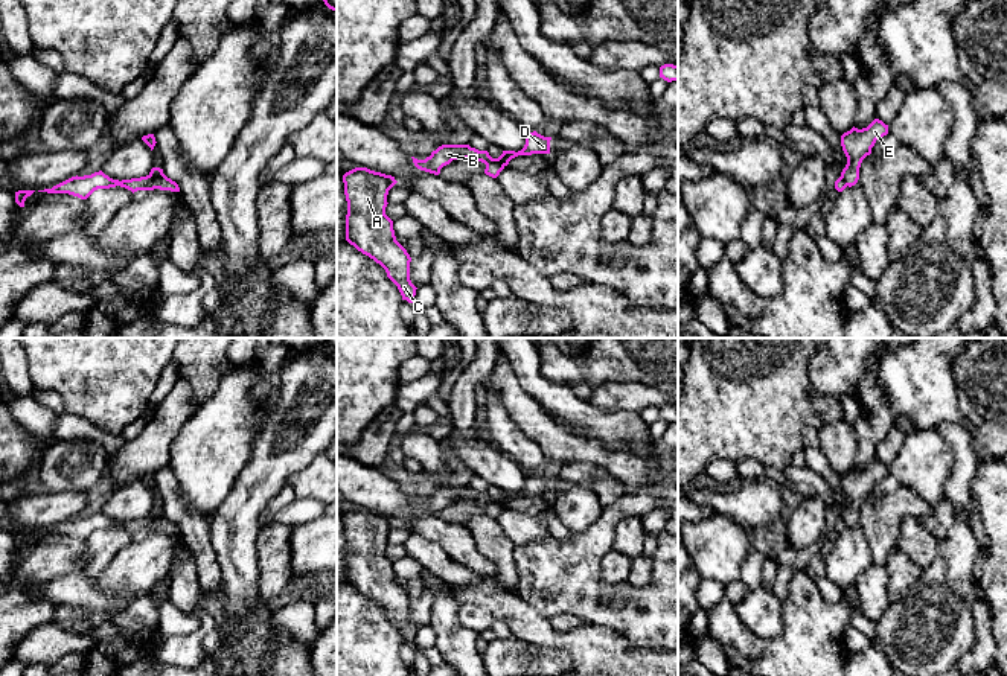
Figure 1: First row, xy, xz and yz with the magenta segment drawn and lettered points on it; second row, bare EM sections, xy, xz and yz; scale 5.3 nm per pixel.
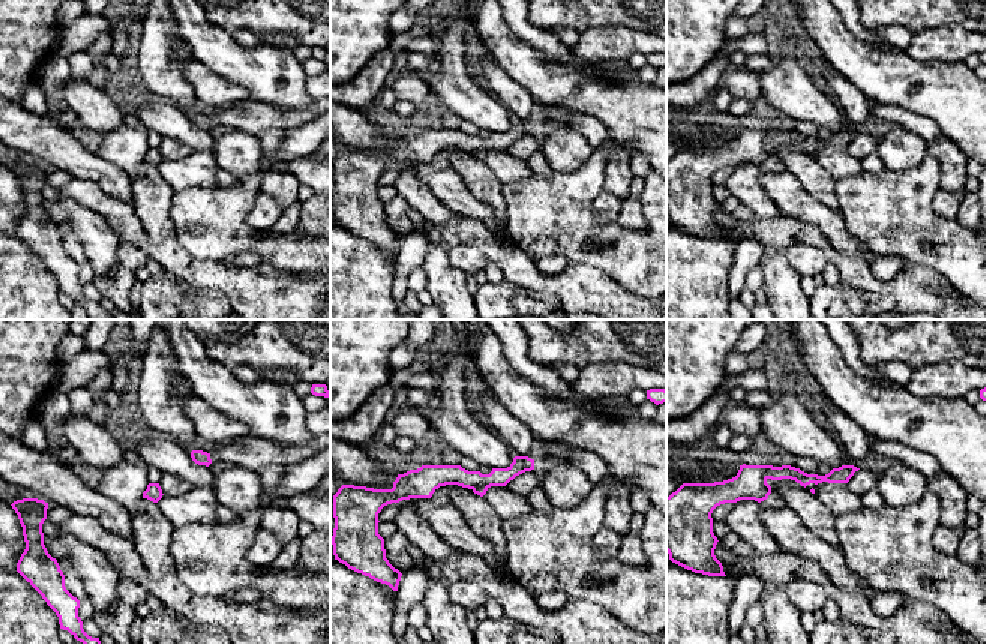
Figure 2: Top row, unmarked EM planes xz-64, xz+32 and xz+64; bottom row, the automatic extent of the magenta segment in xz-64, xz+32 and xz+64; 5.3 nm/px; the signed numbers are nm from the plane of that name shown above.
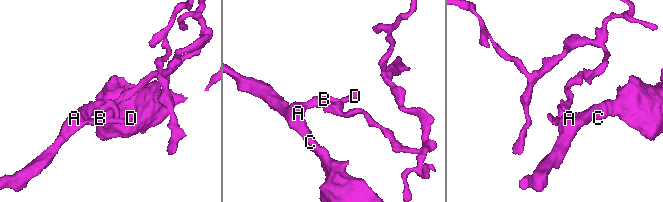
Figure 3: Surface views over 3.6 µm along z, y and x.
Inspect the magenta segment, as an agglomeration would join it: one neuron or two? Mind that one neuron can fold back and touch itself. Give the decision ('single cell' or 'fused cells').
fused cells

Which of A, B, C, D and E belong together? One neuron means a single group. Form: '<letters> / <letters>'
A B C D / E

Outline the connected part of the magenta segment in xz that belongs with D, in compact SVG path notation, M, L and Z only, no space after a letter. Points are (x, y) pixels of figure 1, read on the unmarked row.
M536 472L529 474L526 477L526 486L521 492L503 492L498 499L492 499L488 492L478 492L475 489L471 489L469 486L442 486L425 501L417 501L414 498L411 499L417 510L439 516L443 507L457 499L477 501L484 505L497 501L498 504L507 507L509 502L518 496L550 495L550 481L551 478L544 478Z

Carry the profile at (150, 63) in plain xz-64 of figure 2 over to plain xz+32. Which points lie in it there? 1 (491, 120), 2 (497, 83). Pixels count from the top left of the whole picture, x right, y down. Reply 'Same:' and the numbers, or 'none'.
Same: 2

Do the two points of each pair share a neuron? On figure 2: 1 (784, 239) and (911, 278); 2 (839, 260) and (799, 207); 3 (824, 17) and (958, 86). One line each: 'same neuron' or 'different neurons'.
1: same neuron
2: different neurons
3: same neuron

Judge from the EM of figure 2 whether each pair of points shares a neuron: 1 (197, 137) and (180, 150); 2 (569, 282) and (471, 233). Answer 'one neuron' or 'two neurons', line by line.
1: two neurons
2: one neuron

